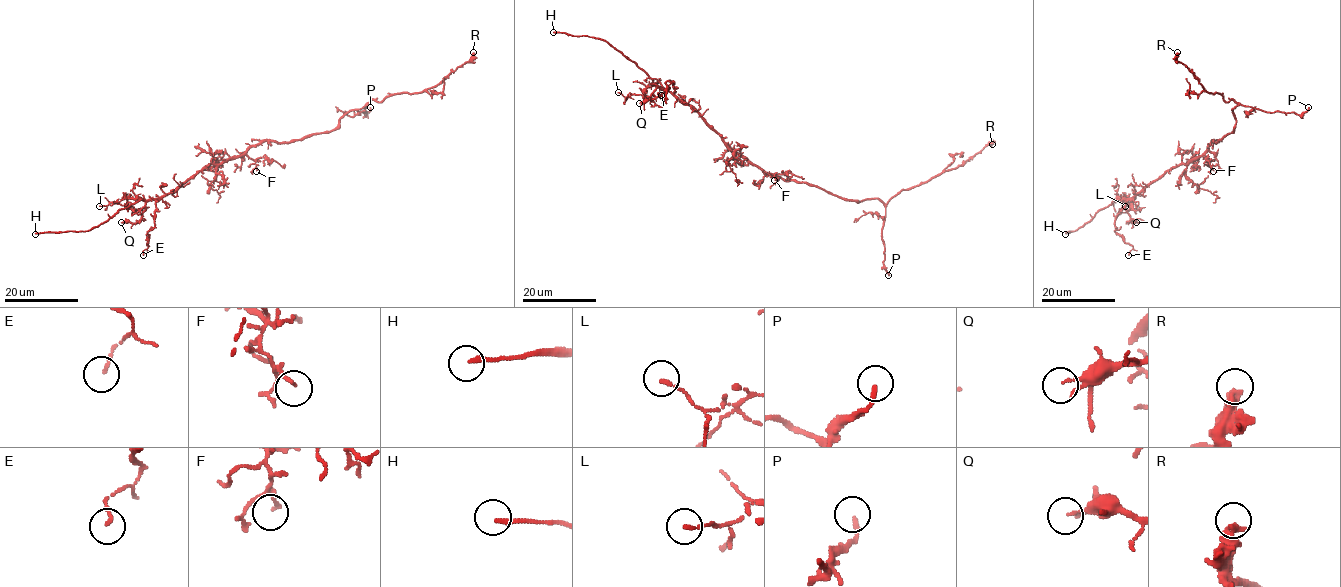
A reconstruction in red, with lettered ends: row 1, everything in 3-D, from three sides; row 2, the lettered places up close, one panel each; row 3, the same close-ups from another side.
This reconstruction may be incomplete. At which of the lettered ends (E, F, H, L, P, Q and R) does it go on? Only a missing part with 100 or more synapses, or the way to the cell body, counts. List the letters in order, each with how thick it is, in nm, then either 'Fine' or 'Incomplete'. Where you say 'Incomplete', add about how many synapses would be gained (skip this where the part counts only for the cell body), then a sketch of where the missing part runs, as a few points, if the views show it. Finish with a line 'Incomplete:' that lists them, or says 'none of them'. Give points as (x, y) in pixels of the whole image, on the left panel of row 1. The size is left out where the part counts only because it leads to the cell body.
E: Thickness 120 nm. Fine
F: Thickness 130 nm. Fine
H: Thickness 200 nm. Incomplete
L: Thickness 130 nm. Fine
P: Thickness 160 nm. Fine
Q: Thickness 80 nm. Fine
R: Thickness 400 nm. Fine
Incomplete: H

